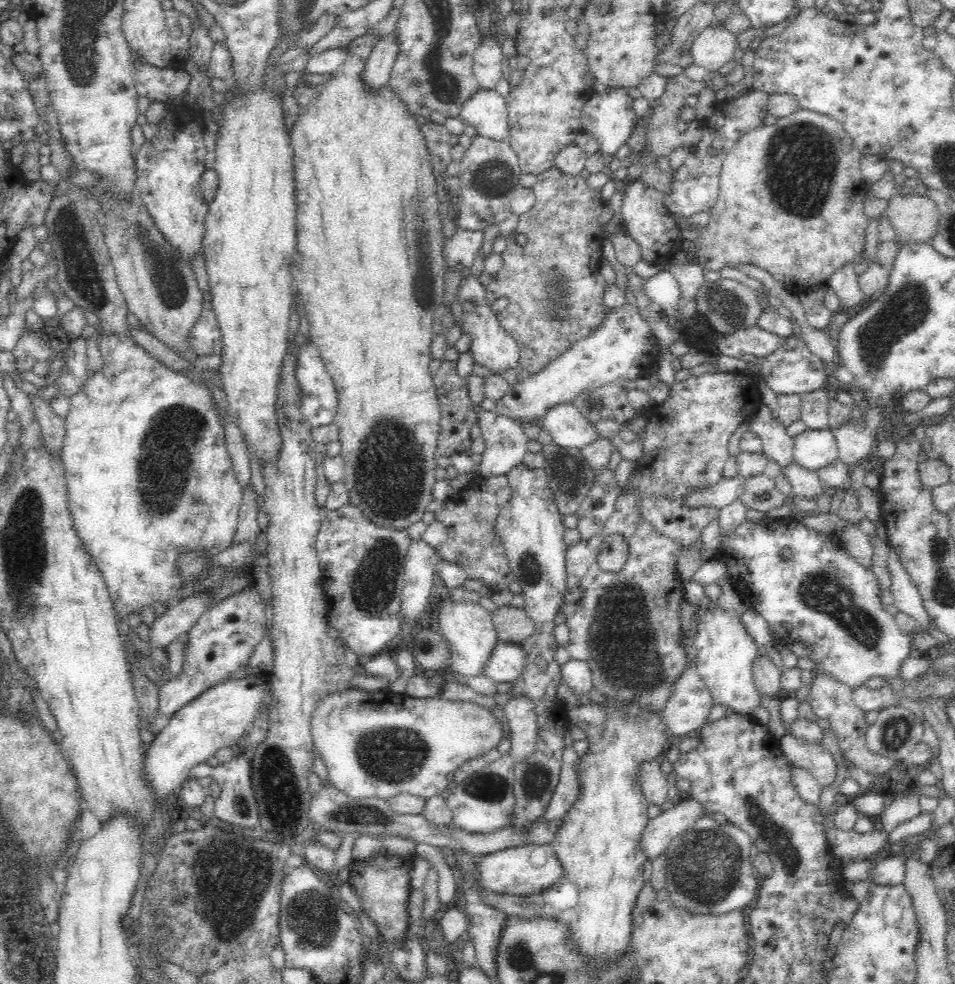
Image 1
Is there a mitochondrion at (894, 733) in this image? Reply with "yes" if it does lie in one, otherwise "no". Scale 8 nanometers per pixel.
yes

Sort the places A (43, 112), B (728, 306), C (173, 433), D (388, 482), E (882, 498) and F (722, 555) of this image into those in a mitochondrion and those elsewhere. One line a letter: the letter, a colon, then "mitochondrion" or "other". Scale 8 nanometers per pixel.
A: other
B: mitochondrion
C: mitochondrion
D: mitochondrion
E: other
F: other

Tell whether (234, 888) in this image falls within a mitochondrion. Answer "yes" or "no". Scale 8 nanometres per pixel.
yes

